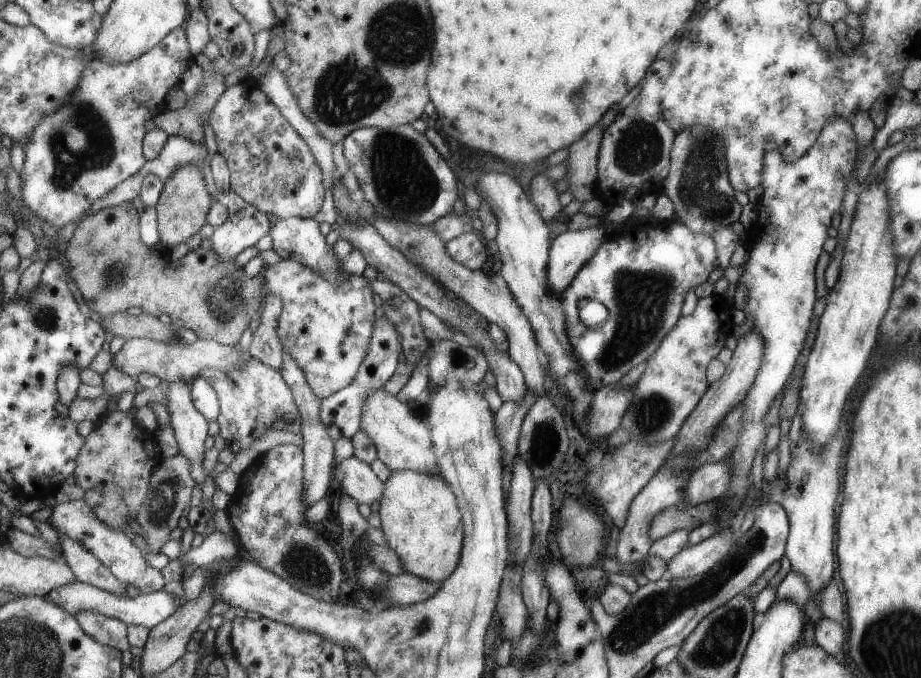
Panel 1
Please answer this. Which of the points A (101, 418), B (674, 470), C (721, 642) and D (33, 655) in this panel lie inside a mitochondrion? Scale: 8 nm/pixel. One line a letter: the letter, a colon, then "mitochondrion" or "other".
A: other
B: other
C: mitochondrion
D: mitochondrion

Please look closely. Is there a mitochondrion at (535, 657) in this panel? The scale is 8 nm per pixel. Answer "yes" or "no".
yes

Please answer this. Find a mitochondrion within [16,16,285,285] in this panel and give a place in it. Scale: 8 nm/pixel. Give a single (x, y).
(100, 151)

